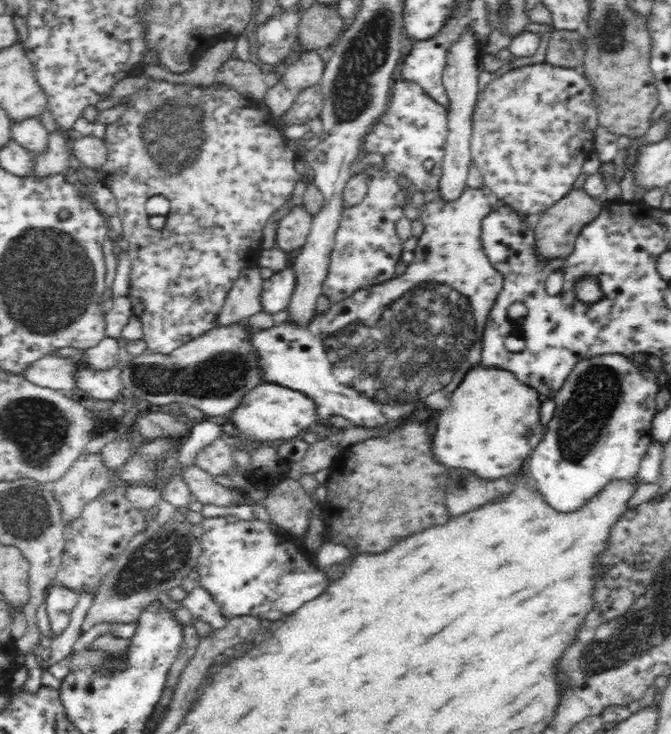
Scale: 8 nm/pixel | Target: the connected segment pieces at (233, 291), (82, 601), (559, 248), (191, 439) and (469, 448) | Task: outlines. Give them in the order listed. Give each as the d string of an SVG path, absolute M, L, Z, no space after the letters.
M258 265L244 270L233 282L224 306L216 316L218 325L243 321L254 316L254 314L258 314L258 312L264 311L262 284L264 284L264 279L260 276Z
M79 592L78 602L72 608L70 613L70 620L68 627L60 634L60 636L53 637L53 641L49 646L48 660L44 660L40 664L42 672L64 660L72 653L73 646L79 638L82 622L93 603L95 592Z
M571 189L552 206L546 206L535 218L533 227L533 255L538 261L553 261L556 258L566 258L573 252L575 240L584 231L584 226L596 218L606 205L600 198L592 198L581 189Z
M209 416L206 417L206 420L198 422L195 426L190 426L188 438L184 440L182 449L179 451L179 462L181 464L193 464L195 452L204 448L204 446L208 446L208 444L212 444L220 436L220 426L216 422L209 420Z
M480 362L470 367L450 395L447 406L440 409L433 435L433 453L447 468L466 468L481 478L494 480L526 469L531 451L545 434L540 420L542 396L509 370L496 365L484 366Z

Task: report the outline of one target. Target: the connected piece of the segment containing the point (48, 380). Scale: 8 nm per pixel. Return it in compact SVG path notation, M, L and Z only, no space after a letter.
M47 354L39 358L28 370L24 370L30 381L46 388L60 390L76 387L76 374L87 364L87 357Z

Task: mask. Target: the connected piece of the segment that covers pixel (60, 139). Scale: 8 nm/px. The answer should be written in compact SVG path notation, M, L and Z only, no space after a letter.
M55 130L49 134L48 150L42 153L34 152L34 174L42 175L58 174L59 169L65 168L72 153L70 141L63 131Z

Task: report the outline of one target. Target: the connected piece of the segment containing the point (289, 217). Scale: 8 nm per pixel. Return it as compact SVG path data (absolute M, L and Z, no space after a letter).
M304 204L295 205L278 226L276 234L276 247L286 254L294 254L306 242L310 232L313 214Z

